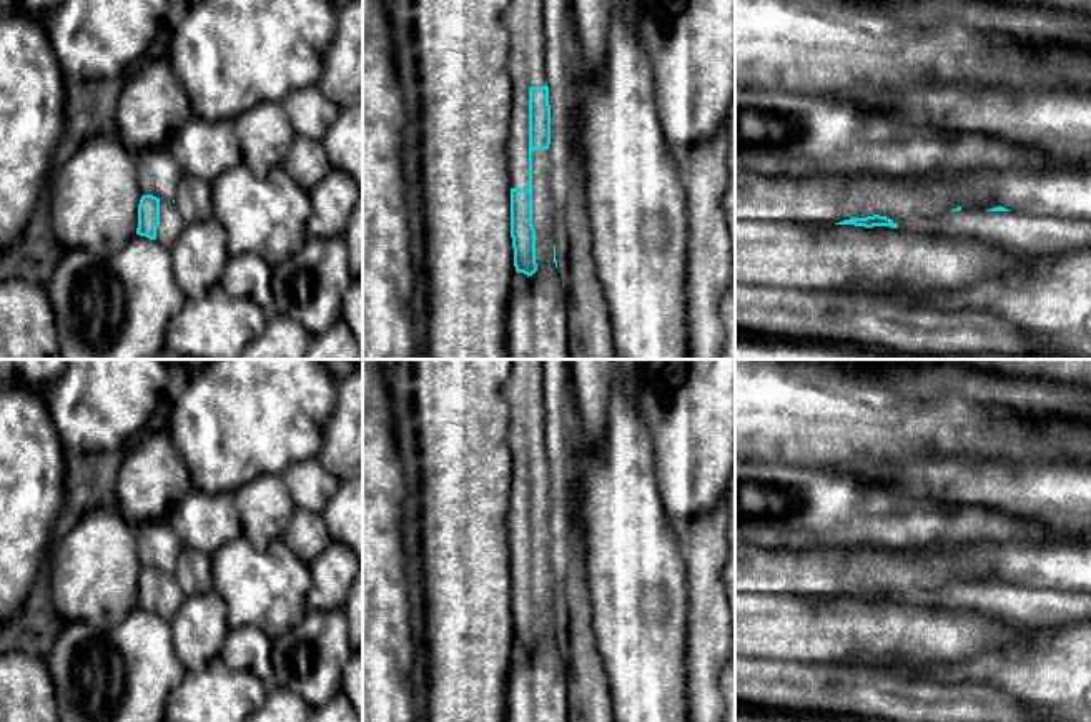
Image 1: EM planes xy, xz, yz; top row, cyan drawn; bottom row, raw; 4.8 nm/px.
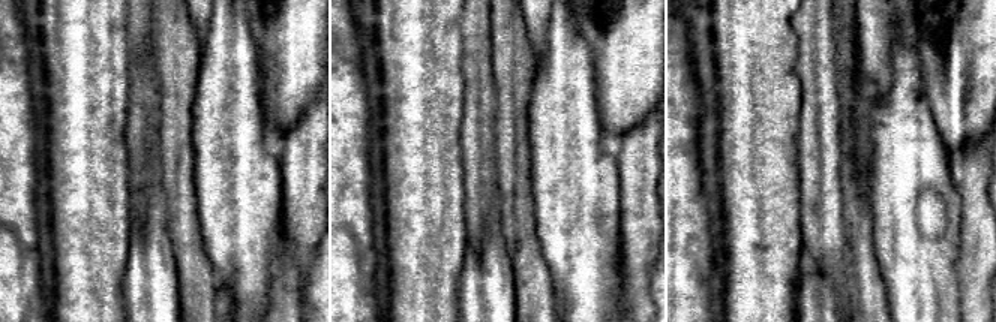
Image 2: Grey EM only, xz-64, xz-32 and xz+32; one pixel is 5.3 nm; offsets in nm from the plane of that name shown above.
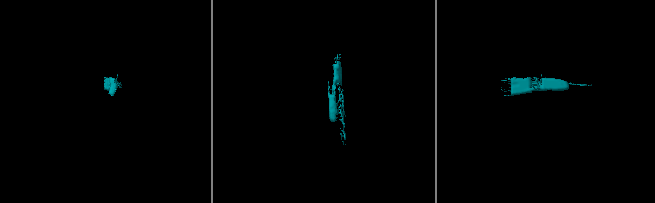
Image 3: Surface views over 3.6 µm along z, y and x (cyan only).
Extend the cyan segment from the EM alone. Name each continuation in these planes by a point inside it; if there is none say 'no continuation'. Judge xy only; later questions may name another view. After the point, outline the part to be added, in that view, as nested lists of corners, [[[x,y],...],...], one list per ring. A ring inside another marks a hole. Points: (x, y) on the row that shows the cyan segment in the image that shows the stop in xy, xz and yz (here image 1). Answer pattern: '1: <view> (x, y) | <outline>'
1: xy (170, 227) | [[[160,200],[160,225],[156,228],[156,241],[166,248],[171,248],[186,223],[176,210],[173,201]]]

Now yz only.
1: yz (1031, 235) | [[[948,211],[946,215],[906,215],[893,218],[900,230],[976,238],[1021,255],[1068,253],[1091,248],[1091,221],[1014,211]]]

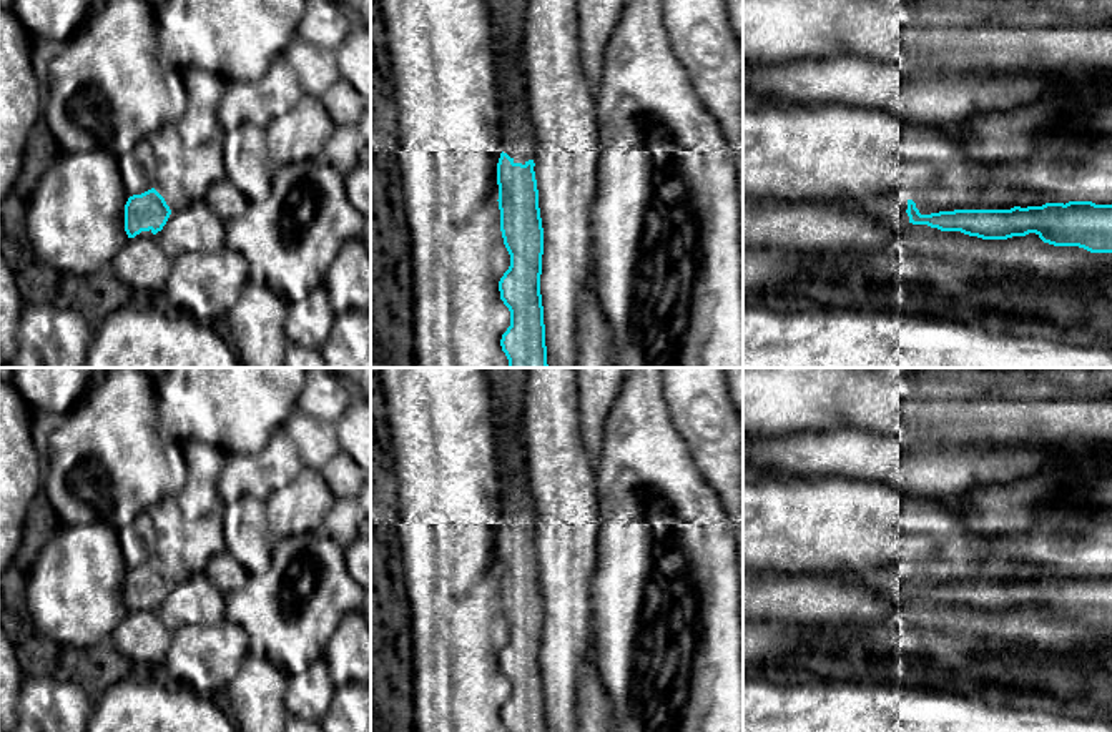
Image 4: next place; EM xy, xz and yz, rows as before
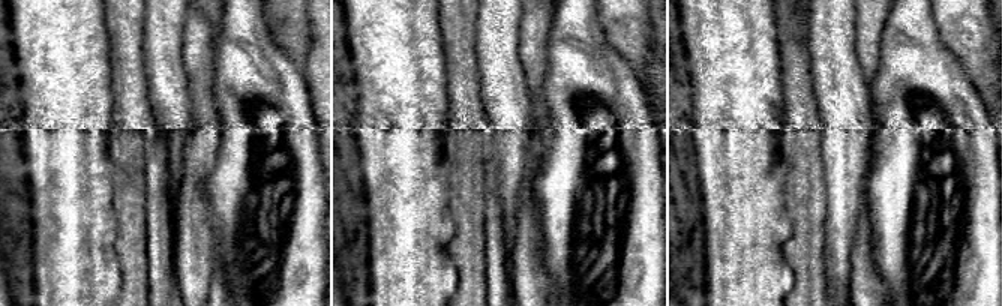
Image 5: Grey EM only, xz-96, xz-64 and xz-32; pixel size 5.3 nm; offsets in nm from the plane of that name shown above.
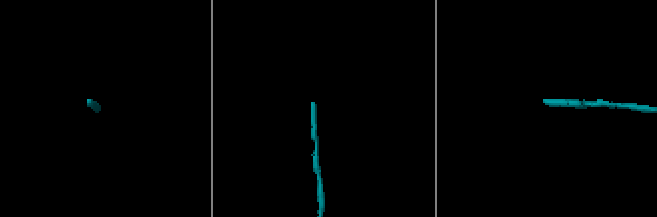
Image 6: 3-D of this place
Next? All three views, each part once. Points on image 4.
1: yz (888, 208) | [[[894,193],[874,195],[868,198],[838,196],[829,203],[846,208],[851,213],[868,213],[879,223],[899,228],[909,223],[908,200]]]

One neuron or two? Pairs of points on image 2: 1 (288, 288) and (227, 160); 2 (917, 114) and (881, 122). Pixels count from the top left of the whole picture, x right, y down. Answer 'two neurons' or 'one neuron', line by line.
1: two neurons
2: one neuron

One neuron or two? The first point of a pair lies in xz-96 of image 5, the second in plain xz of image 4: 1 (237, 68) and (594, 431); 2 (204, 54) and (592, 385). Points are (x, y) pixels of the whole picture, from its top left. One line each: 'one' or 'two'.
1: two
2: one

